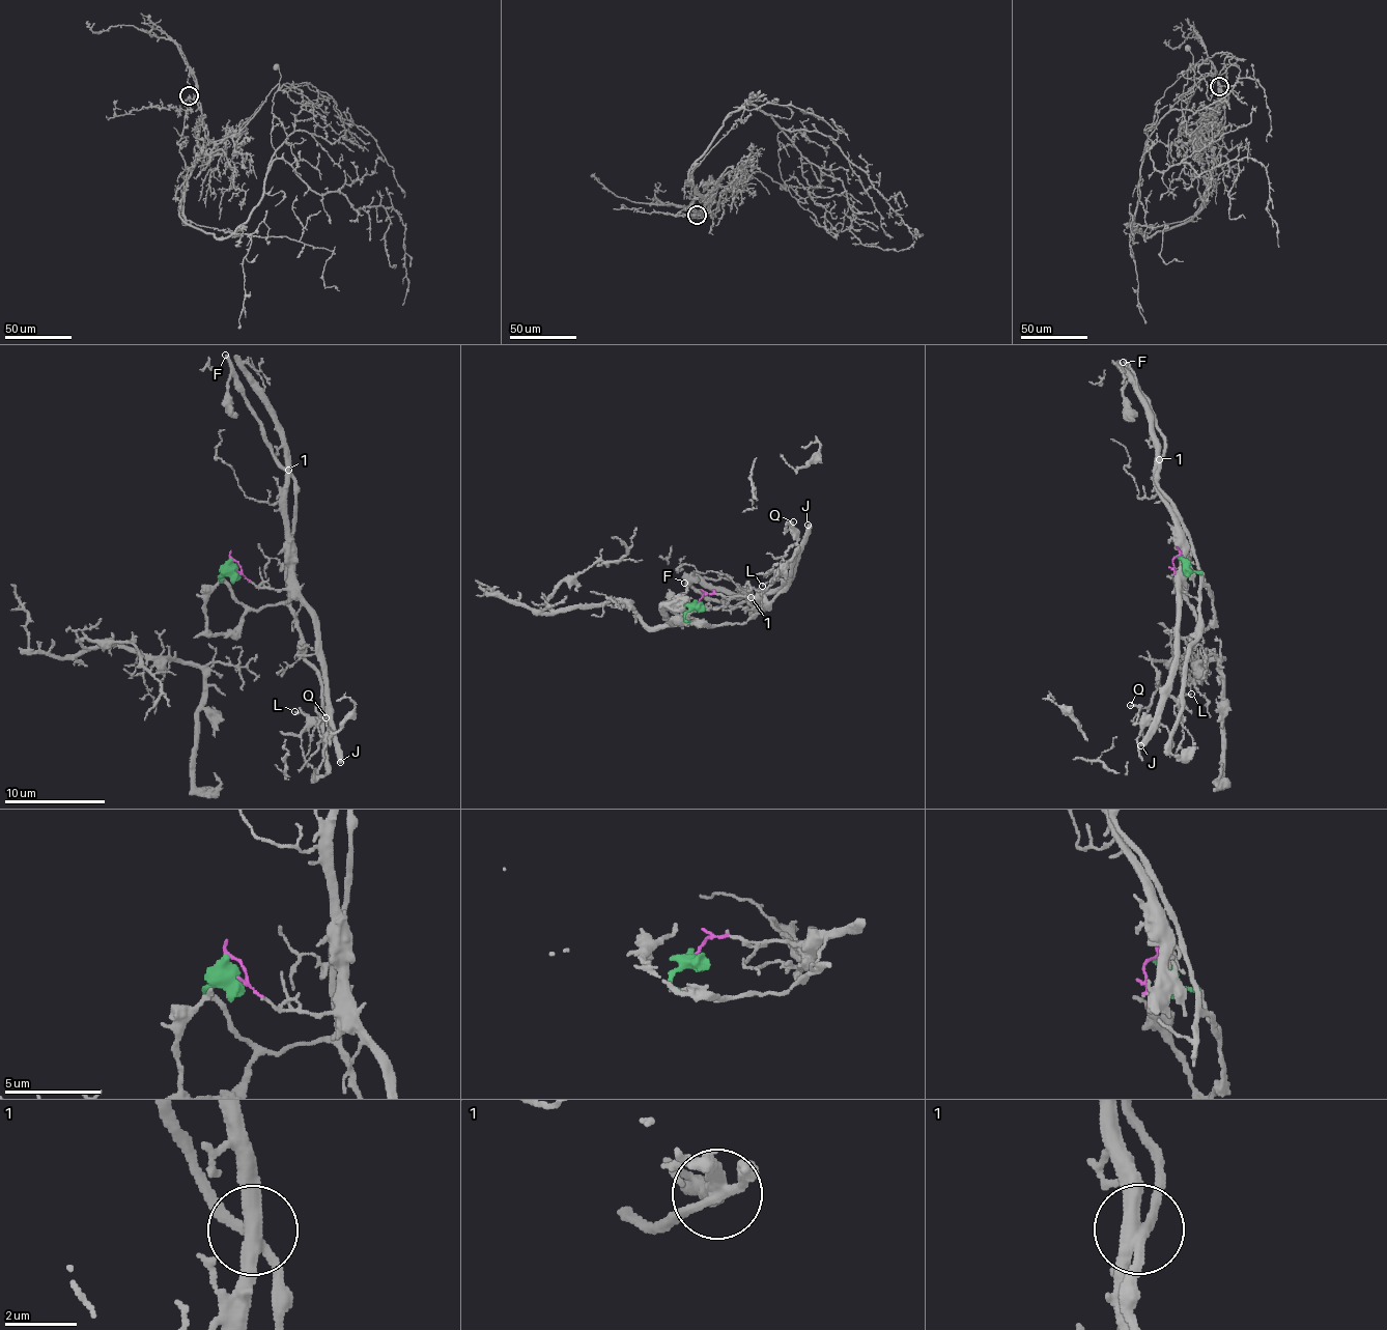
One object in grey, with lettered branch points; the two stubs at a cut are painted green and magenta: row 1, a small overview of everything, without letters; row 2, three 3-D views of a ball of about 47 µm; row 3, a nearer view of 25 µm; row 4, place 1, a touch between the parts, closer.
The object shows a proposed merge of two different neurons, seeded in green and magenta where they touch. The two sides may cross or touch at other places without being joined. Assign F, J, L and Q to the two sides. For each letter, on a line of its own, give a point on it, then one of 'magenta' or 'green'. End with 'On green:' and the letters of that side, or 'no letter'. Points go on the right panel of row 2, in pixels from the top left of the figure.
F: at (1123, 362); green
J: at (1140, 745); magenta
L: at (1191, 694); magenta
Q: at (1130, 705); magenta
On green: F

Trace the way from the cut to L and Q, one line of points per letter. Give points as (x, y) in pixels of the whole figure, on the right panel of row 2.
L: (1181, 555), (1172, 561), (1173, 573), (1179, 577), (1172, 688), (1177, 699), (1191, 695)
Q: (1181, 555), (1172, 561), (1173, 573), (1179, 574), (1177, 657), (1164, 705), (1139, 722), (1139, 710), (1129, 706)

